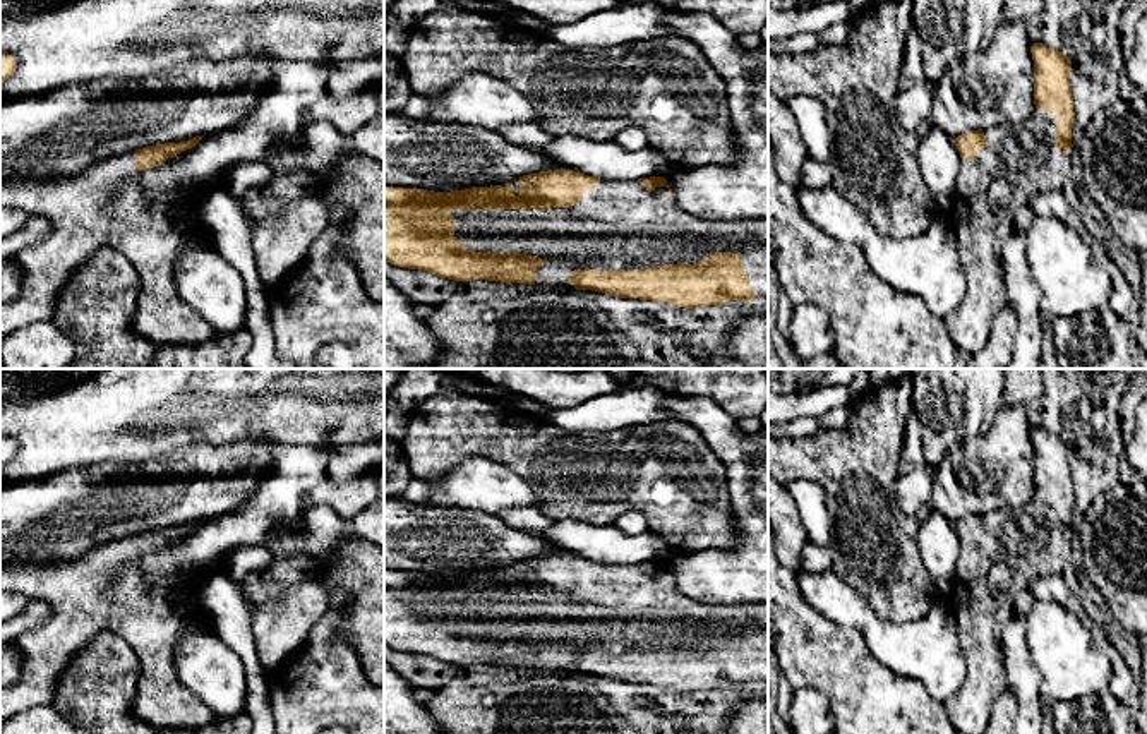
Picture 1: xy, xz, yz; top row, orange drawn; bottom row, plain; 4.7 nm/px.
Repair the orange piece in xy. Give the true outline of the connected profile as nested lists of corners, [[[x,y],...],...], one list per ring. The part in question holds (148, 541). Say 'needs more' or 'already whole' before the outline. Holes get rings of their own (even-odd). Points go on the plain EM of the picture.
needs more | [[[202,520],[146,530],[62,561],[0,561],[0,592],[24,593],[29,600],[51,607],[50,619],[19,641],[21,672],[14,684],[0,689],[0,725],[21,712],[51,705],[62,672],[101,631],[111,631],[127,641],[139,660],[141,677],[130,710],[134,717],[154,729],[202,727],[221,719],[178,681],[171,653],[187,617],[207,623],[202,595],[214,573],[226,573],[225,559],[209,573],[185,576],[182,581],[159,580],[142,571],[142,557],[147,552],[190,533],[201,523]]]

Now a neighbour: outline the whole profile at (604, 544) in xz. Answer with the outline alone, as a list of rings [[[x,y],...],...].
[[[574,518],[557,520],[537,535],[562,554],[580,556],[600,564],[665,563],[677,554],[652,530],[628,537],[616,525],[593,525]]]

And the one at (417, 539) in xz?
[[[384,499],[384,571],[451,576],[502,569],[513,563],[549,554],[561,554],[561,550],[533,532],[504,525],[499,516]]]

